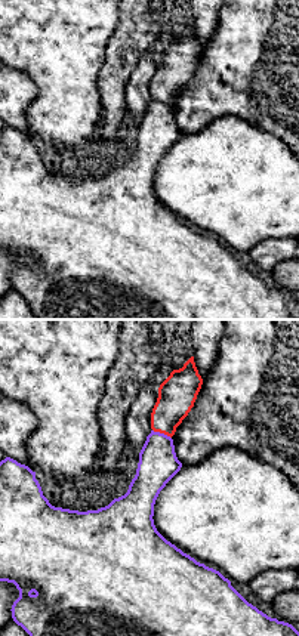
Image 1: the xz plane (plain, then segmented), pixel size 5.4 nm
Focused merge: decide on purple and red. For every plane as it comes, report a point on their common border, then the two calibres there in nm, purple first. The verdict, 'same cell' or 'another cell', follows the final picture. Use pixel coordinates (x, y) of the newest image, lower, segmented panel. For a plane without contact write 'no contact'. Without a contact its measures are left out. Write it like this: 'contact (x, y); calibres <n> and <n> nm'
contact (162, 434); calibres 220 and 200 nm

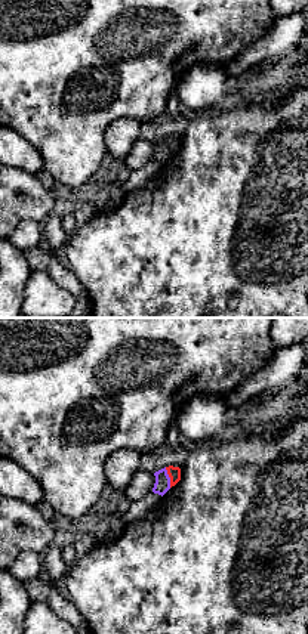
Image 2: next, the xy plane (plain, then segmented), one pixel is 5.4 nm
contact (169, 478); calibres 90 and 70 nm

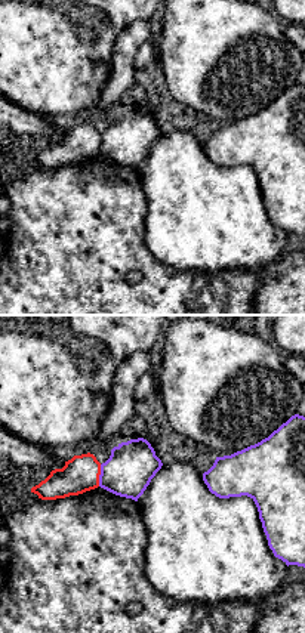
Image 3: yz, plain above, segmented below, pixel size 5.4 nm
contact (99, 475); calibres 260 and 200 nm

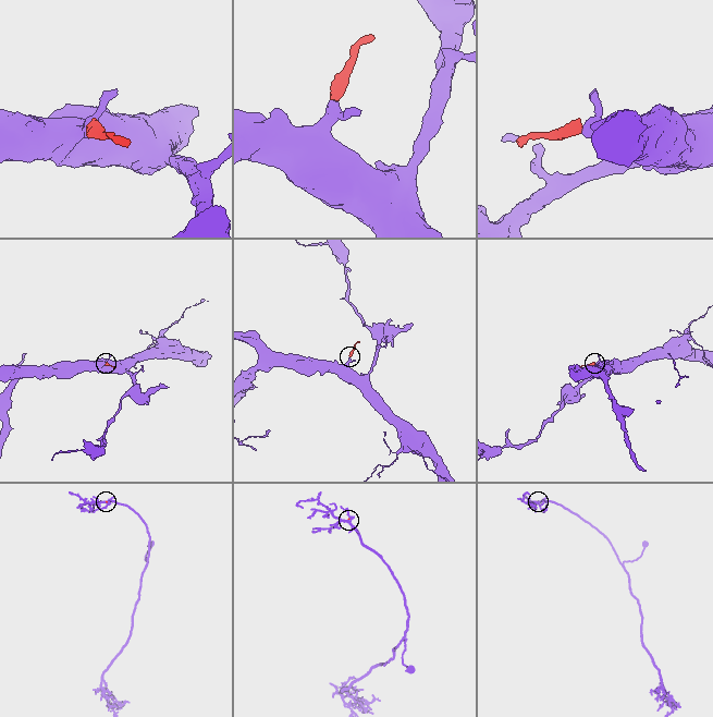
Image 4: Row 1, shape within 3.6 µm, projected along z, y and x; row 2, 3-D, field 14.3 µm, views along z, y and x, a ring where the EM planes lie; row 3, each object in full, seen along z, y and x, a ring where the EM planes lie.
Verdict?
another cell

